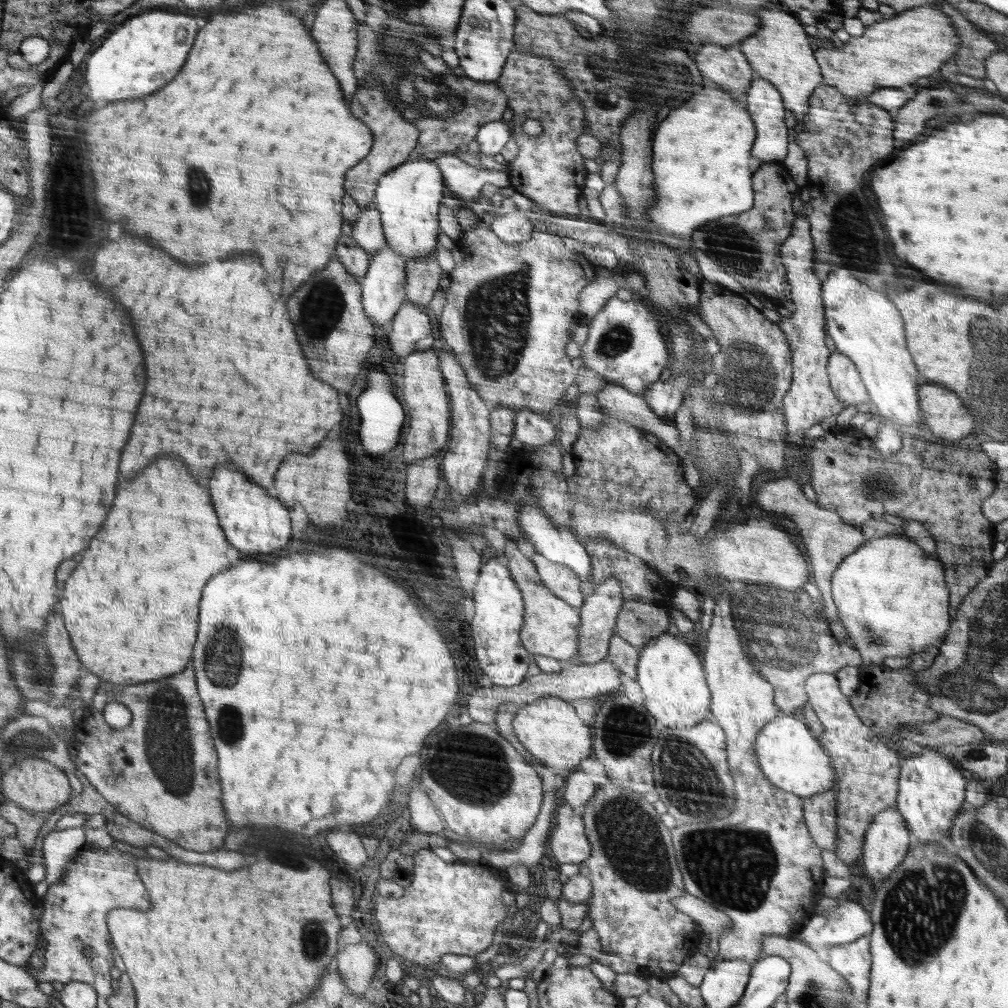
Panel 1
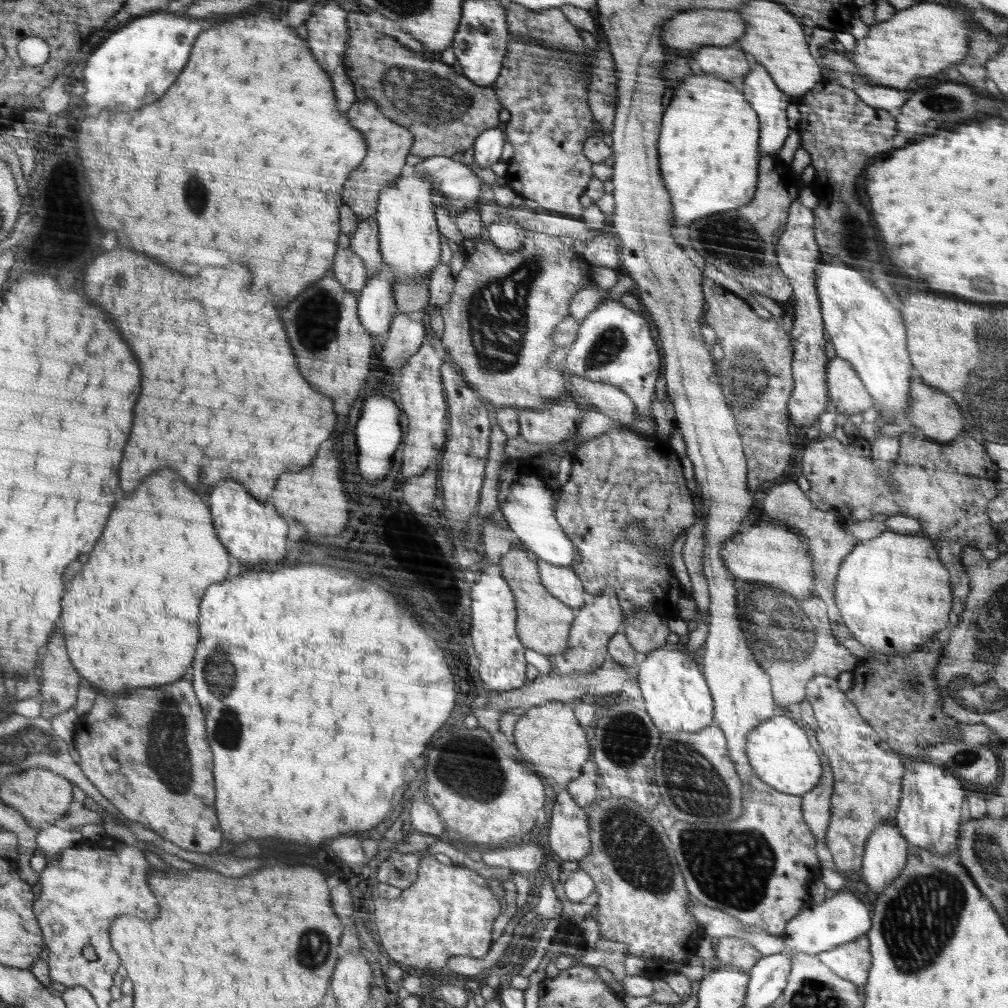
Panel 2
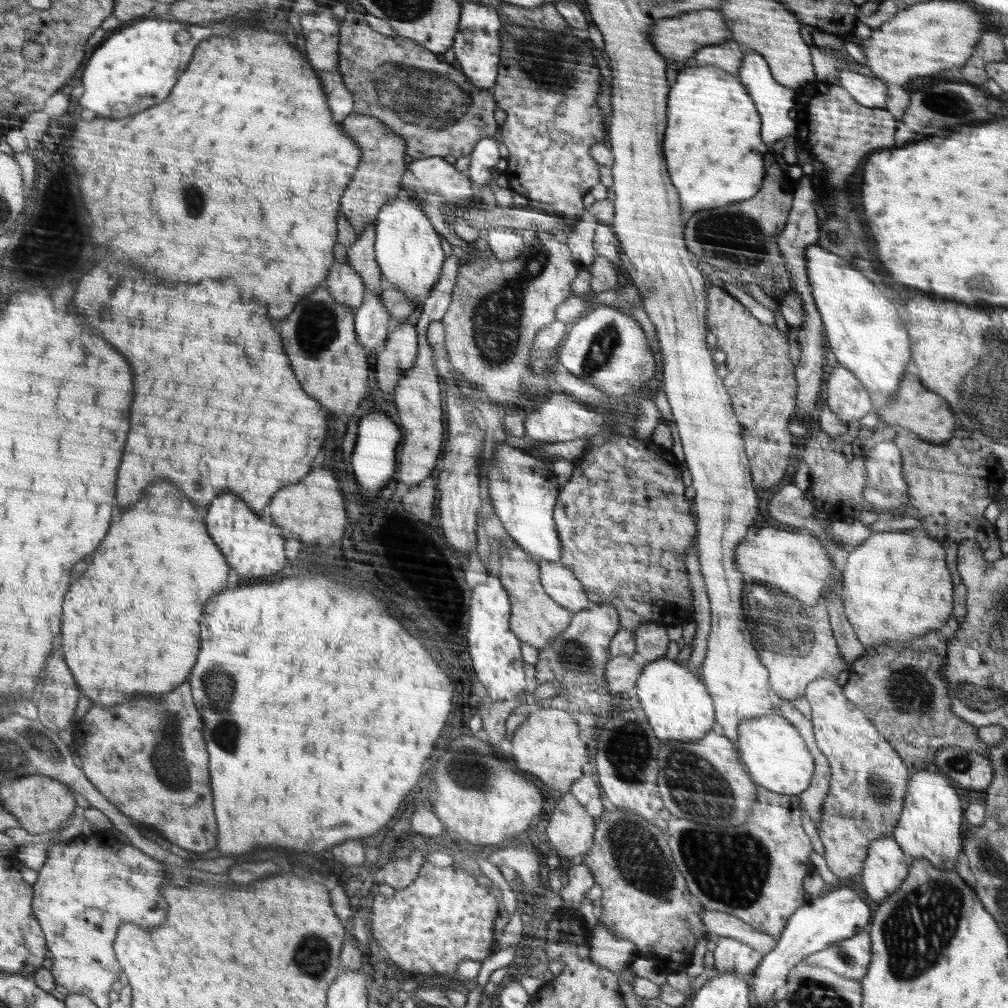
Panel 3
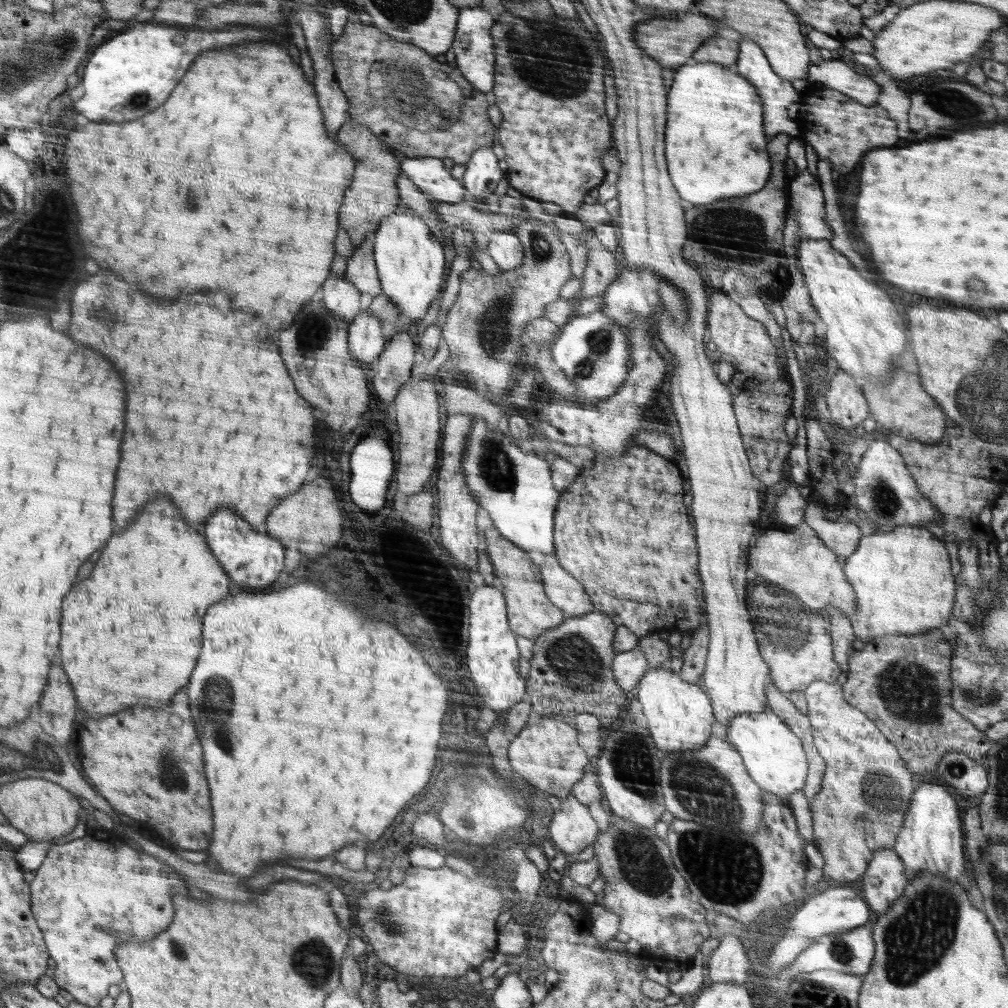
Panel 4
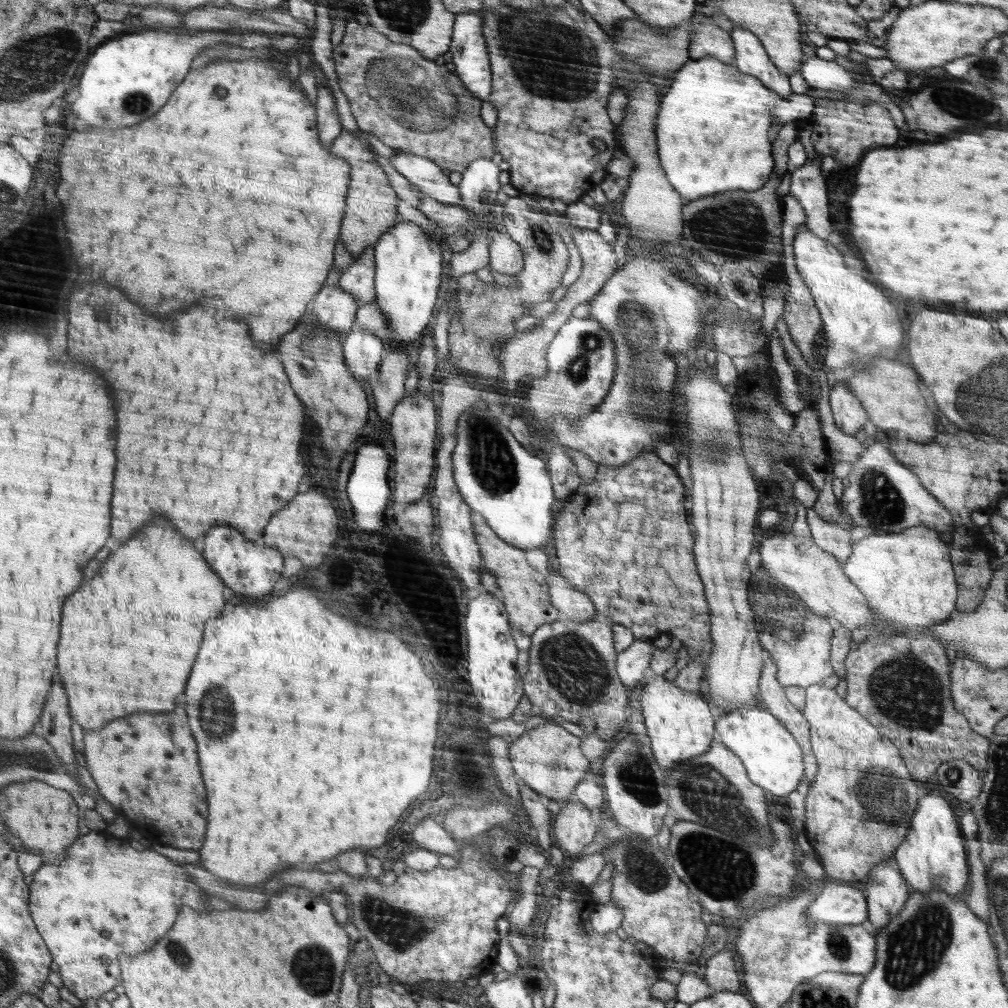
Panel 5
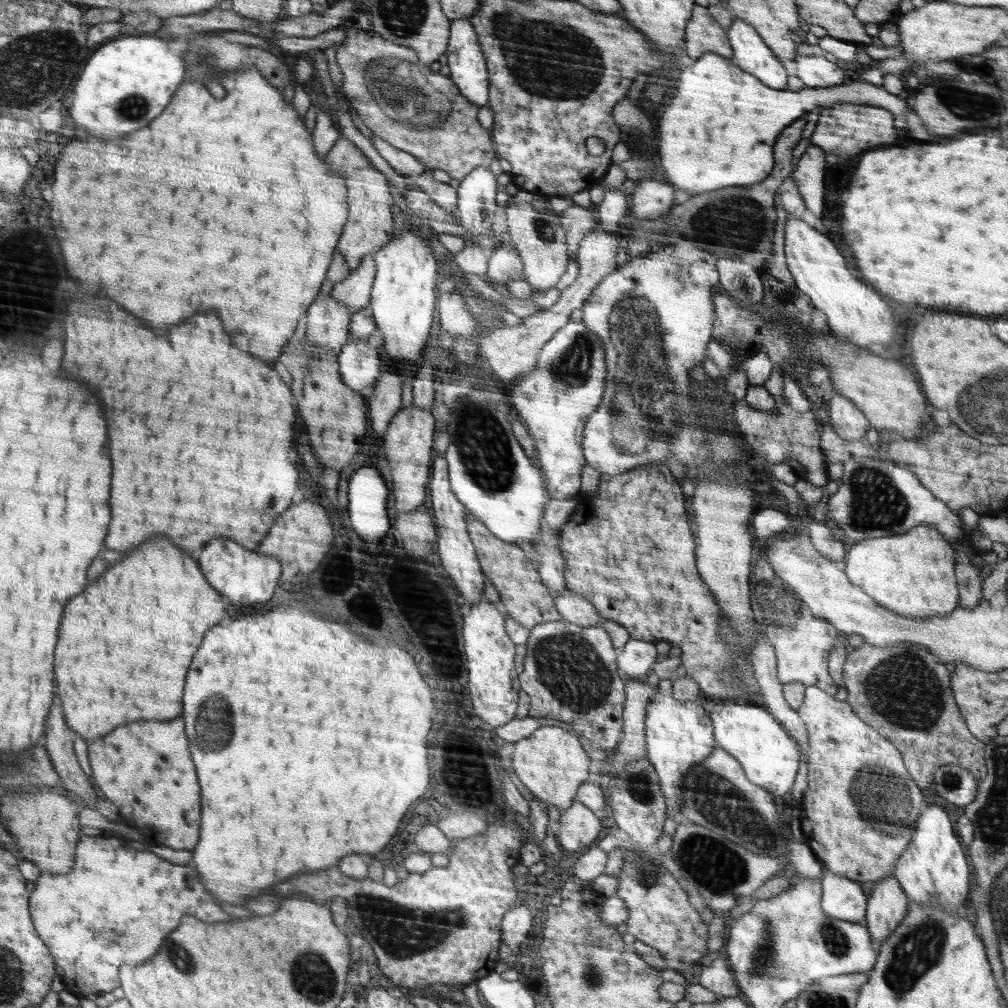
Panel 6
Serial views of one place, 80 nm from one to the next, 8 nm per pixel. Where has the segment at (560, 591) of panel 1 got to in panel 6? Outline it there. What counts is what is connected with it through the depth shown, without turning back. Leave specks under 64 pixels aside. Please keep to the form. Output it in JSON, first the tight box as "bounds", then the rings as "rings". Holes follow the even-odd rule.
{"bounds":[556,590,601,627],"rings":[[[569,590],[556,592],[556,607],[565,621],[582,627],[596,626],[601,616],[596,607],[580,594],[574,594]]]}

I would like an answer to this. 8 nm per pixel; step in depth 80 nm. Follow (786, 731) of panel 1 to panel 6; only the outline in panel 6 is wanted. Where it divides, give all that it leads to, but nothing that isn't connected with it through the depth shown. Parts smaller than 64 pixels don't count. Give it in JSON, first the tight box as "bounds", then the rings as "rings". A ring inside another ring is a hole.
{"bounds":[710,702,800,796],"rings":[[[712,702],[710,714],[713,717],[715,741],[741,763],[750,782],[768,790],[772,795],[782,796],[790,792],[797,782],[796,772],[800,764],[798,748],[761,703]]]}

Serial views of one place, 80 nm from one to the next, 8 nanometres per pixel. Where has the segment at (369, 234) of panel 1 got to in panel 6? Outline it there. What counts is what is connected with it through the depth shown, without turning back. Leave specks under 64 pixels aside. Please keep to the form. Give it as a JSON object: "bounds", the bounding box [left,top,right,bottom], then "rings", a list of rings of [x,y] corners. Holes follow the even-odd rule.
{"bounds":[332,254,376,315],"rings":[[[374,254],[366,256],[358,268],[333,286],[332,299],[344,303],[350,315],[369,307],[373,299],[372,290],[376,280],[376,258]]]}

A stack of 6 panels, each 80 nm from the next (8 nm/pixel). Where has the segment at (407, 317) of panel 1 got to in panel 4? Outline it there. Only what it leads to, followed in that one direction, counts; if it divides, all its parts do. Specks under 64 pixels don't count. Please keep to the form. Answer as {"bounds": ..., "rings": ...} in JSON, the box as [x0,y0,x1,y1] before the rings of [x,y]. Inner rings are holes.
{"bounds":[373,332,418,404],"rings":[[[410,332],[394,335],[373,364],[375,391],[386,404],[393,402],[400,388],[410,379],[418,352],[412,336]]]}

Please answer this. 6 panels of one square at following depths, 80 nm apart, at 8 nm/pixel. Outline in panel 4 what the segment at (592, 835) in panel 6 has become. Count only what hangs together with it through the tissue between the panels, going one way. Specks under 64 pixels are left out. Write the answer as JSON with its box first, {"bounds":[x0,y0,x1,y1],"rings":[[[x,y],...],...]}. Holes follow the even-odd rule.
{"bounds":[550,795,598,854],"rings":[[[573,795],[561,800],[560,808],[555,811],[554,818],[550,822],[550,842],[557,851],[564,854],[574,854],[590,846],[598,834],[598,826],[592,820],[588,808],[583,806]]]}

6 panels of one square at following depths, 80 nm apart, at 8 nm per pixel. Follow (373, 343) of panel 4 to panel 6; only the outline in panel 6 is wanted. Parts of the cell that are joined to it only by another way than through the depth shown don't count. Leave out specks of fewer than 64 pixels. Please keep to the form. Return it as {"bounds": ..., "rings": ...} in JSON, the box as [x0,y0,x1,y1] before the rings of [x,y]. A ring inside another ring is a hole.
{"bounds":[339,336,383,393],"rings":[[[350,336],[339,355],[342,381],[358,393],[373,390],[381,375],[383,361],[380,352],[367,340],[357,340]]]}

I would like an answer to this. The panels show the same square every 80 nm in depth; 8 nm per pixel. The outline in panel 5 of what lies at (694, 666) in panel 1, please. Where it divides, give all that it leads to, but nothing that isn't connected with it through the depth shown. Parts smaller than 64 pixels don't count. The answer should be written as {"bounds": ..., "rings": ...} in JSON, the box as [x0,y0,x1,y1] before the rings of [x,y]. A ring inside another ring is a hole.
{"bounds":[637,675,714,773],"rings":[[[652,675],[638,687],[637,695],[642,706],[641,715],[653,749],[657,765],[664,773],[694,756],[706,753],[712,745],[714,718],[710,706],[700,700],[698,692],[686,692],[675,681],[665,681],[663,675]]]}

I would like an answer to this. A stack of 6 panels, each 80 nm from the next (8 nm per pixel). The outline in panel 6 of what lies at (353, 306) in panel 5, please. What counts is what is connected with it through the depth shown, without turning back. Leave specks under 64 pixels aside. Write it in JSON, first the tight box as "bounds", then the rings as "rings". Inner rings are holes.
{"bounds":[303,295,350,354],"rings":[[[330,295],[318,296],[310,304],[303,320],[306,324],[305,338],[324,350],[334,350],[339,354],[349,340],[350,311]]]}

